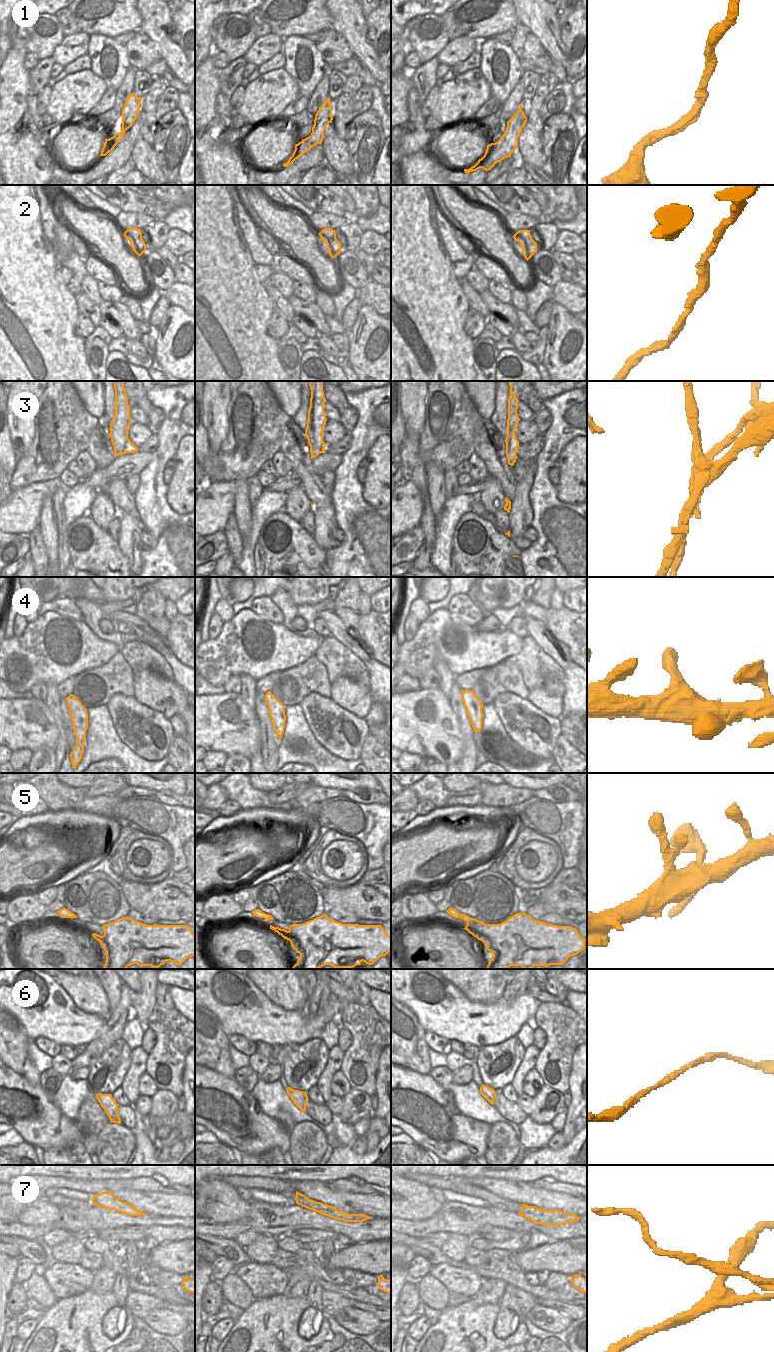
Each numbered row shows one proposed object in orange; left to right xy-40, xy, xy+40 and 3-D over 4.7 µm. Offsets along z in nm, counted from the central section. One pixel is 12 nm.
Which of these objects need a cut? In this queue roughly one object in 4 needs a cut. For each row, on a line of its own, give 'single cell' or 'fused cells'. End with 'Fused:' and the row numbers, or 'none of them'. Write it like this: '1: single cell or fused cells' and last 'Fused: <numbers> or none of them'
1: single cell
2: single cell
3: fused cells
4: single cell
5: single cell
6: single cell
7: single cell
Fused: 3

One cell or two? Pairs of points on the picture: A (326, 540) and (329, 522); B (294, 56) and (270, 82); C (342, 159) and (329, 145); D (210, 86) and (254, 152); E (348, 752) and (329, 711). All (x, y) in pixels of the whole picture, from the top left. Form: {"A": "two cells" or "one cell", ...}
{"A": "one cell", "B": "two cells", "C": "one cell", "D": "two cells", "E": "one cell"}

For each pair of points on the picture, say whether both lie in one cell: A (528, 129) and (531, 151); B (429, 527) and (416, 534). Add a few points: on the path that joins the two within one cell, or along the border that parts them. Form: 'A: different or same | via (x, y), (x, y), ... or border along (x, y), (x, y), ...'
A: same | via (528, 134), (530, 146)
B: different | border along (419, 525), (424, 540)

